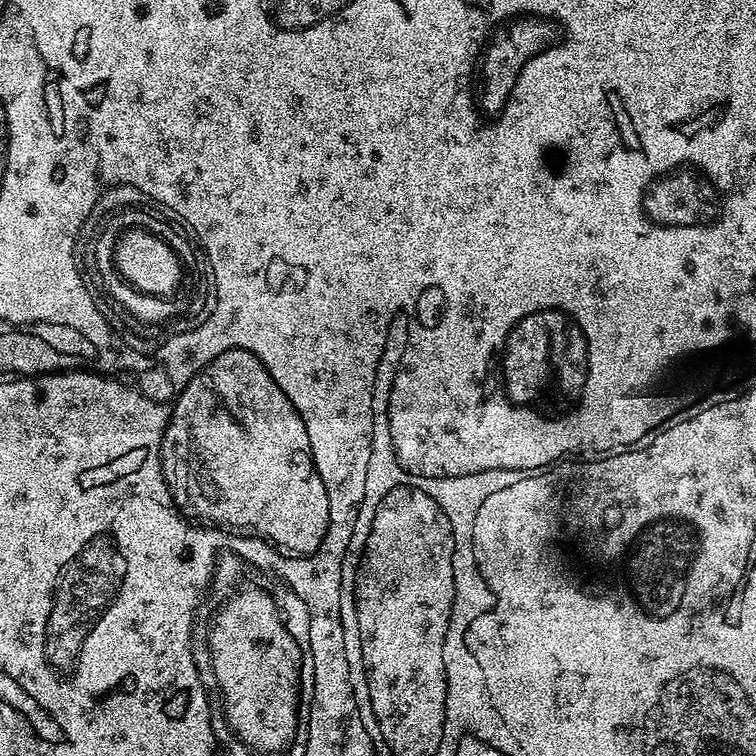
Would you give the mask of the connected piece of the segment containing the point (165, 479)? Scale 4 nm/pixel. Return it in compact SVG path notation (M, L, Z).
M228 344L228 348L220 348L220 352L212 352L168 400L152 400L152 404L168 404L168 416L164 416L164 428L160 428L160 440L156 440L156 476L160 476L160 484L164 484L164 492L168 492L168 504L172 504L172 512L176 512L176 520L180 524L188 524L188 528L200 528L200 532L220 532L220 536L232 536L232 540L240 540L240 544L264 544L272 556L280 556L280 560L304 560L308 556L324 552L324 544L328 544L328 532L332 532L332 492L328 492L328 480L324 480L324 472L320 472L320 464L316 464L316 448L312 448L312 432L308 432L308 420L304 420L304 412L296 408L296 400L284 392L284 384L272 376L272 368L264 364L264 356L260 352L252 352L252 348L244 348L244 344Z

